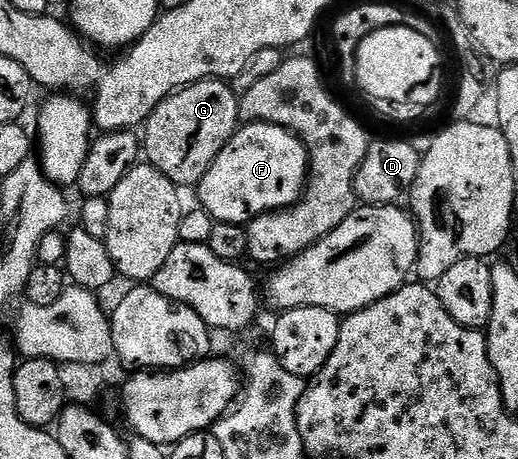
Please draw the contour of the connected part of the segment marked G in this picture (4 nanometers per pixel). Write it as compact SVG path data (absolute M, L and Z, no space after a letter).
M200 80L198 84L180 88L166 98L143 125L143 152L148 163L171 183L192 189L237 131L238 103L238 93L224 80Z

